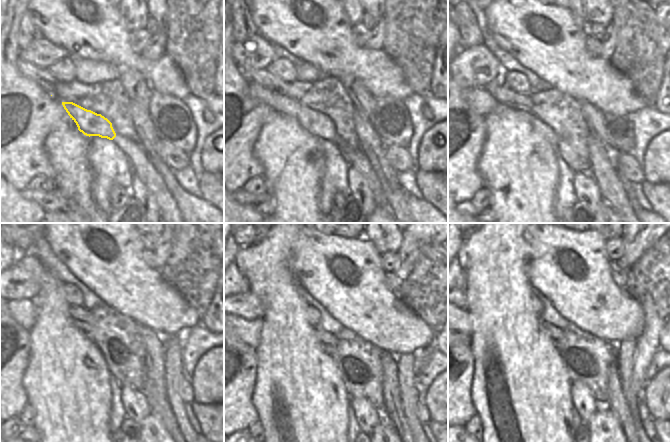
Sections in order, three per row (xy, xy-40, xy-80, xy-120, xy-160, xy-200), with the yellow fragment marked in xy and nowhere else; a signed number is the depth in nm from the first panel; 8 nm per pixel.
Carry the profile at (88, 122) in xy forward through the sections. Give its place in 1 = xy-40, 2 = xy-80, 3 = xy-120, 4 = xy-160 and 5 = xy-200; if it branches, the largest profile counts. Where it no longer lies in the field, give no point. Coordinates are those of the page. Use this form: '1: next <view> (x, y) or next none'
1: next xy-40 (317, 124)
2: next xy-80 (477, 90)
3: next xy-120 (23, 311)
4: next xy-160 (244, 312)
5: next xy-200 (468, 325)

